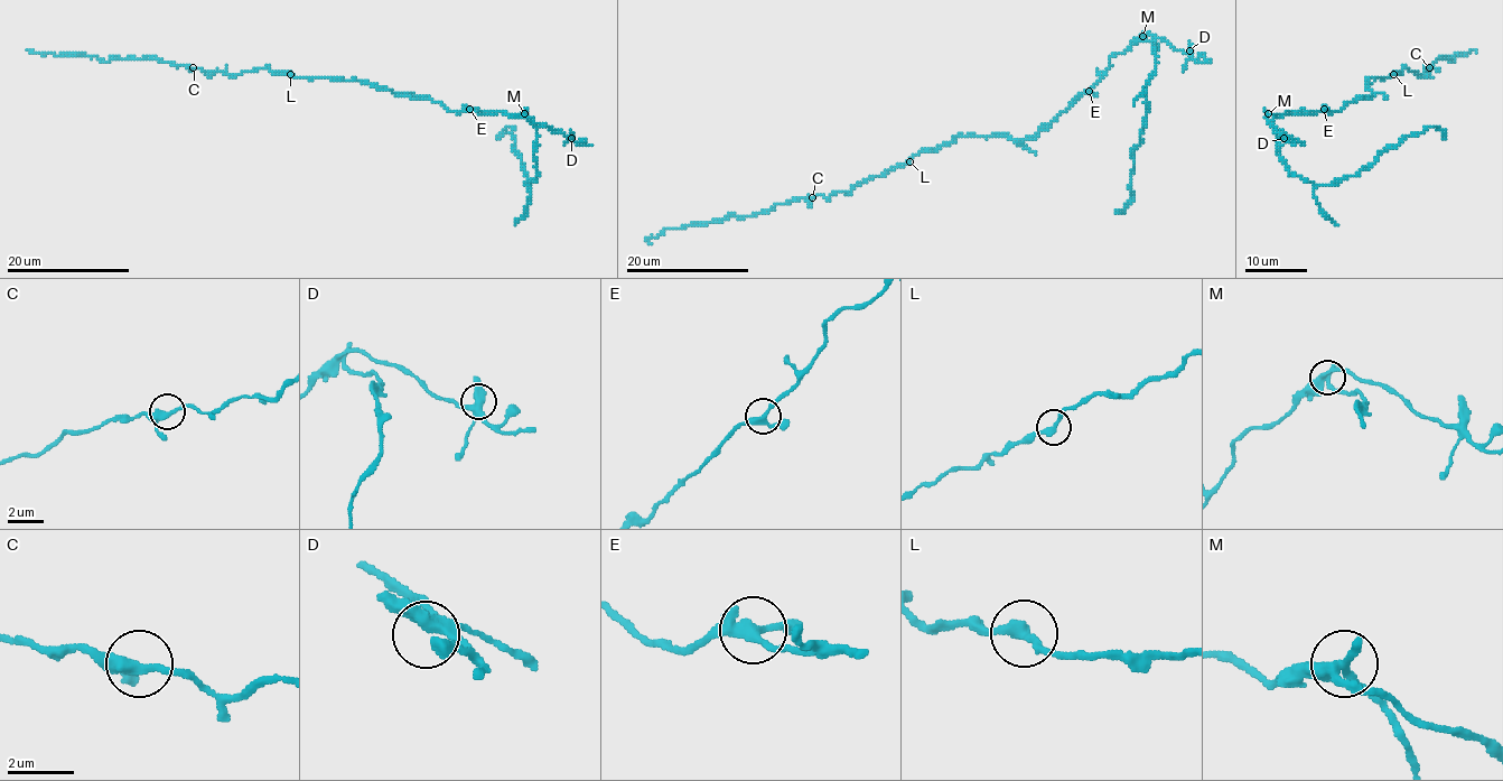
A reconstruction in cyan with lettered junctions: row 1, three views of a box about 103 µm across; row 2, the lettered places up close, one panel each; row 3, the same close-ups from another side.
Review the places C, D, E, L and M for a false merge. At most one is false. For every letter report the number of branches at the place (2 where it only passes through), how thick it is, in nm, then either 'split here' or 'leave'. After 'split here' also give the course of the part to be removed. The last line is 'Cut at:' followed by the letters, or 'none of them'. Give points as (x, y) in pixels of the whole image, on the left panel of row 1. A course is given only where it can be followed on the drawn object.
C: 3 branches meet; 320 nm thick; leave
D: 4 branches meet; 360 nm thick; leave
E: 3 branches meet; 280 nm thick; leave
L: 2 branches meet; 280 nm thick; leave
M: 3 branches meet; 320 nm thick; split here; foreign part runs (523, 113), (538, 133), (538, 176), (530, 184), (514, 149), (513, 128), (497, 140)
Cut at: M

